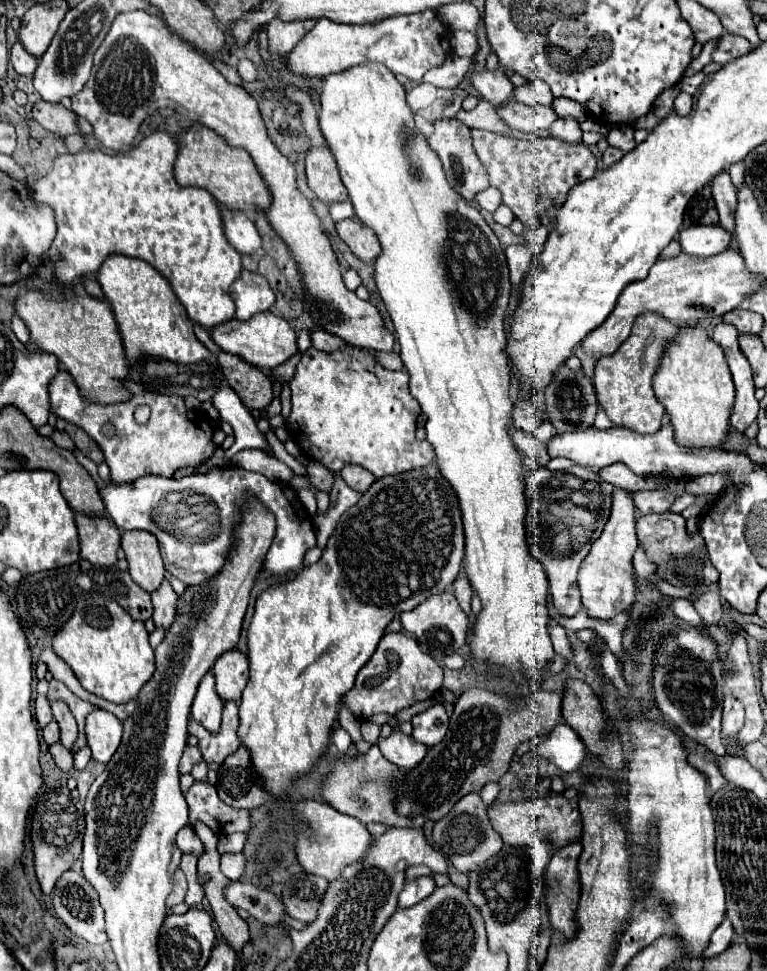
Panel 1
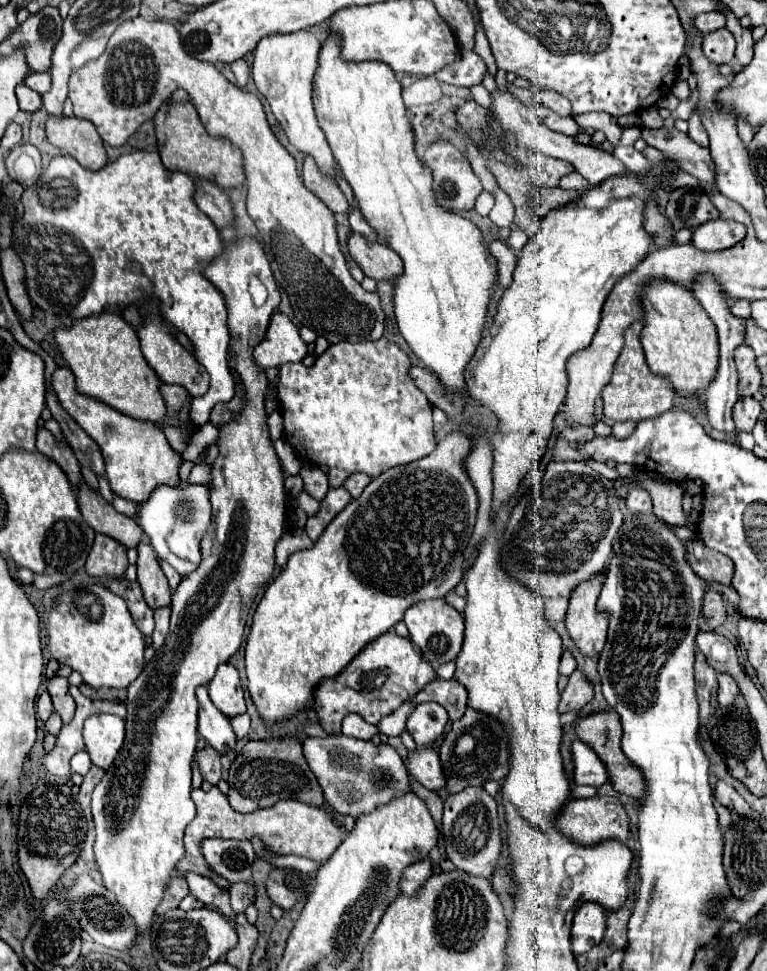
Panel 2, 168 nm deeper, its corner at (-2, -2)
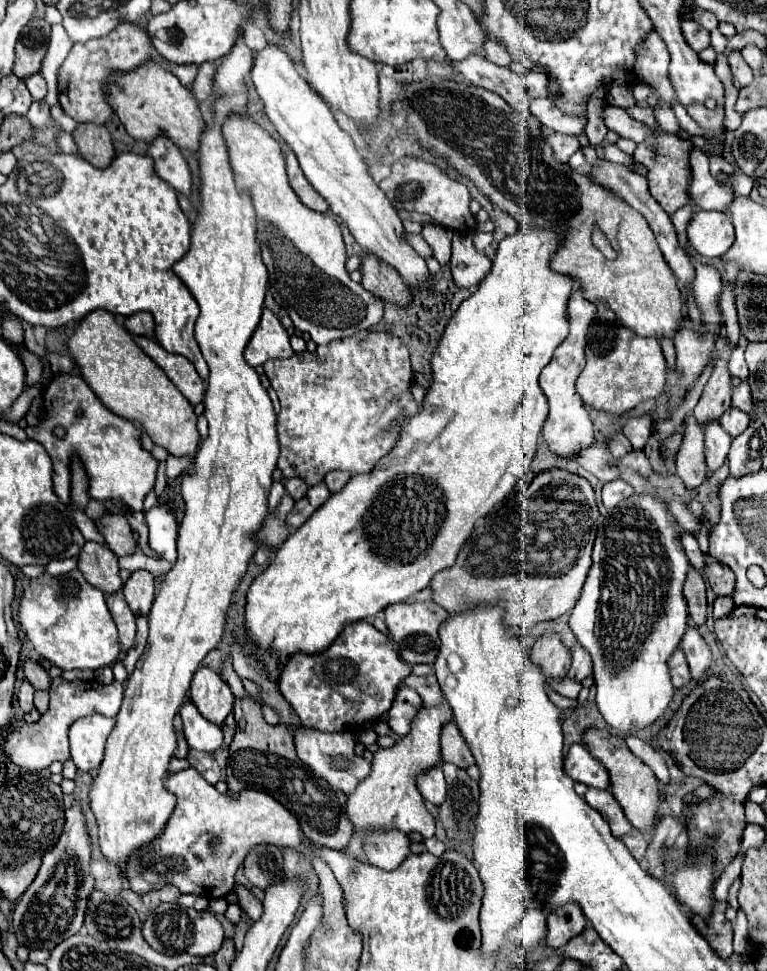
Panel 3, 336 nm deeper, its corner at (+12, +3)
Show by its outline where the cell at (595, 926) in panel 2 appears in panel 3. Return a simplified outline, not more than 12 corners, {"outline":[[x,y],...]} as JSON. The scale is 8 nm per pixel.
{"outline":[[578,904],[548,916],[546,944],[558,950],[582,934],[586,916]]}

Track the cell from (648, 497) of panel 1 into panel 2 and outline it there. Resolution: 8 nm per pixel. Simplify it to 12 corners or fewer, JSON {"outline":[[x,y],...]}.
{"outline":[[630,487],[626,507],[630,513],[652,511],[646,489]]}

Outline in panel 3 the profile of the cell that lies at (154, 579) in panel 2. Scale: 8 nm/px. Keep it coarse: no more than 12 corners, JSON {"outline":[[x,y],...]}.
{"outline":[[136,570],[124,584],[128,606],[148,614],[156,596],[156,580]]}

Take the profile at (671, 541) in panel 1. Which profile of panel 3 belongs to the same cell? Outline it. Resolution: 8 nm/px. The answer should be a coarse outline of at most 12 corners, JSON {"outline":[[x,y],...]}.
{"outline":[[704,554],[702,574],[716,596],[730,596],[734,574]]}

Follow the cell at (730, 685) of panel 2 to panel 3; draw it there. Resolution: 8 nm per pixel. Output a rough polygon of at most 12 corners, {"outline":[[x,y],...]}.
{"outline":[[688,628],[680,648],[694,682],[710,676],[712,654],[696,628]]}

